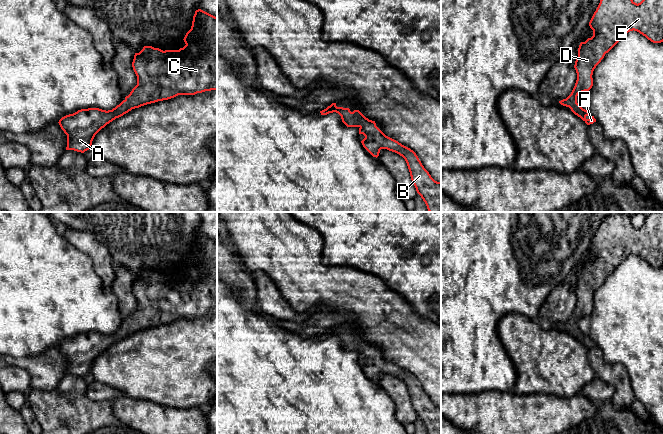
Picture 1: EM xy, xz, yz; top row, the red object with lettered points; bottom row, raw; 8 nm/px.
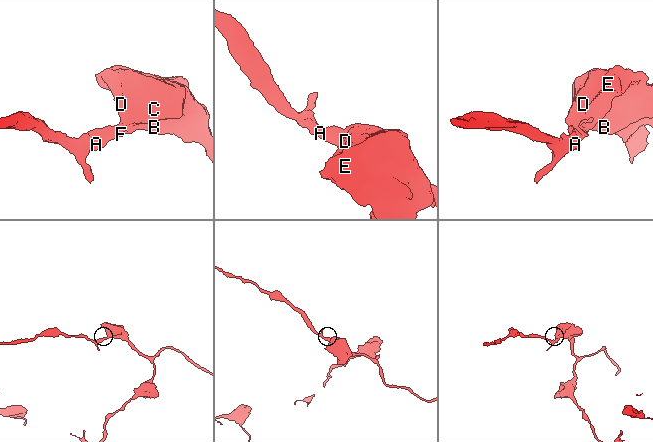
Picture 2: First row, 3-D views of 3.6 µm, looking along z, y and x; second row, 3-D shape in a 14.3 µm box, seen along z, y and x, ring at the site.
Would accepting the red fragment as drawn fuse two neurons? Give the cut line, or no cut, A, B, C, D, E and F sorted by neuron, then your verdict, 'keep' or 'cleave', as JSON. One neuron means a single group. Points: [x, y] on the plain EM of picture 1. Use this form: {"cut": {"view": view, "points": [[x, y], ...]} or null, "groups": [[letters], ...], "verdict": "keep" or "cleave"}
{"cut": null, "groups": [["A", "B", "C", "D", "E", "F"]], "verdict": "keep"}

